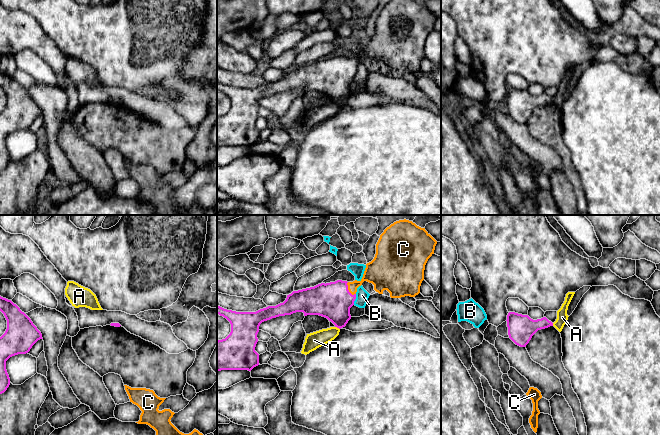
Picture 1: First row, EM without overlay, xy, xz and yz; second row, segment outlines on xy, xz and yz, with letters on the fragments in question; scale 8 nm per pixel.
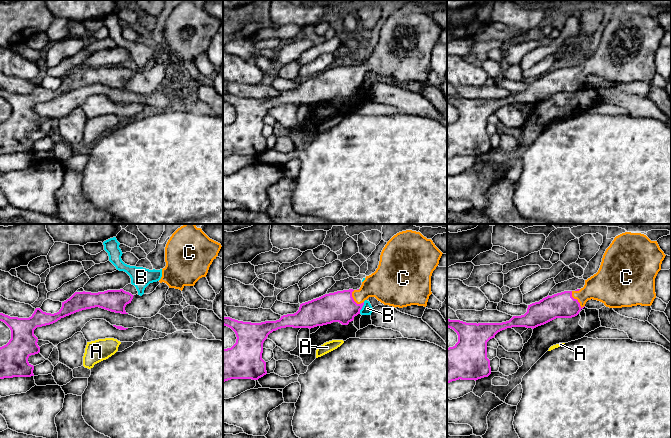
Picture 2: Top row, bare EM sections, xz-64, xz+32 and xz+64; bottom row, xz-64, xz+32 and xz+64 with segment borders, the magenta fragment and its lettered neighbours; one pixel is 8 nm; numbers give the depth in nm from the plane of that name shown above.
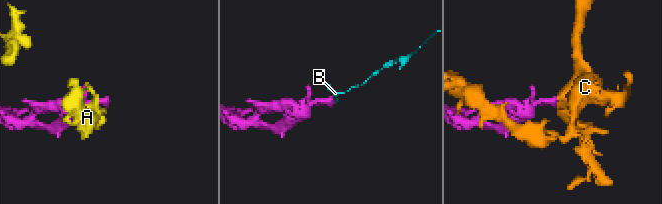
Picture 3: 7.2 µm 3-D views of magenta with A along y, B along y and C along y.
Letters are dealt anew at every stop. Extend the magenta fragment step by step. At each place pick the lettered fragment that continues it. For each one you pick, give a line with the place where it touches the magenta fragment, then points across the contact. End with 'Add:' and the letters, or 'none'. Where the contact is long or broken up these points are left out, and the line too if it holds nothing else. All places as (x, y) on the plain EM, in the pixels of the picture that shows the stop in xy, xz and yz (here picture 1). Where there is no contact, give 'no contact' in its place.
C: contact xz (348, 66); way xz (333, 76), (348, 66), (374, 49)
Add: C

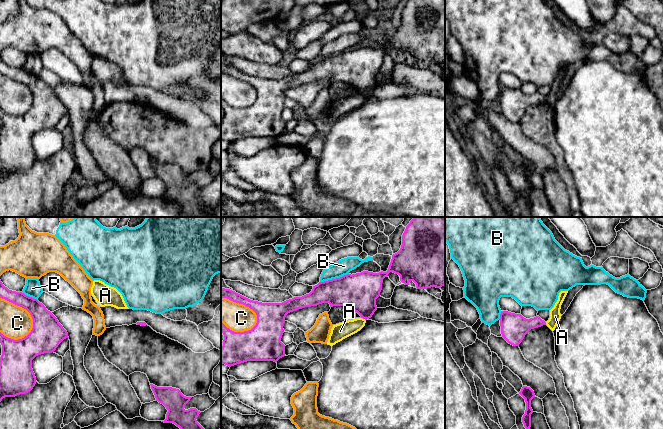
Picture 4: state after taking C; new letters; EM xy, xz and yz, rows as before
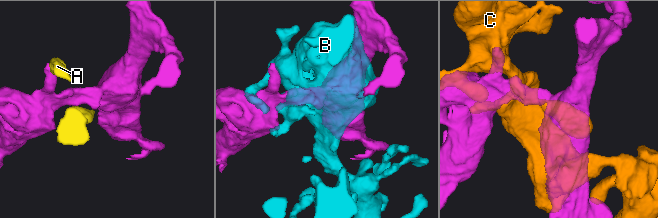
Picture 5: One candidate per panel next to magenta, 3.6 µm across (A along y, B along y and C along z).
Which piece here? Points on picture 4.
Add: none

